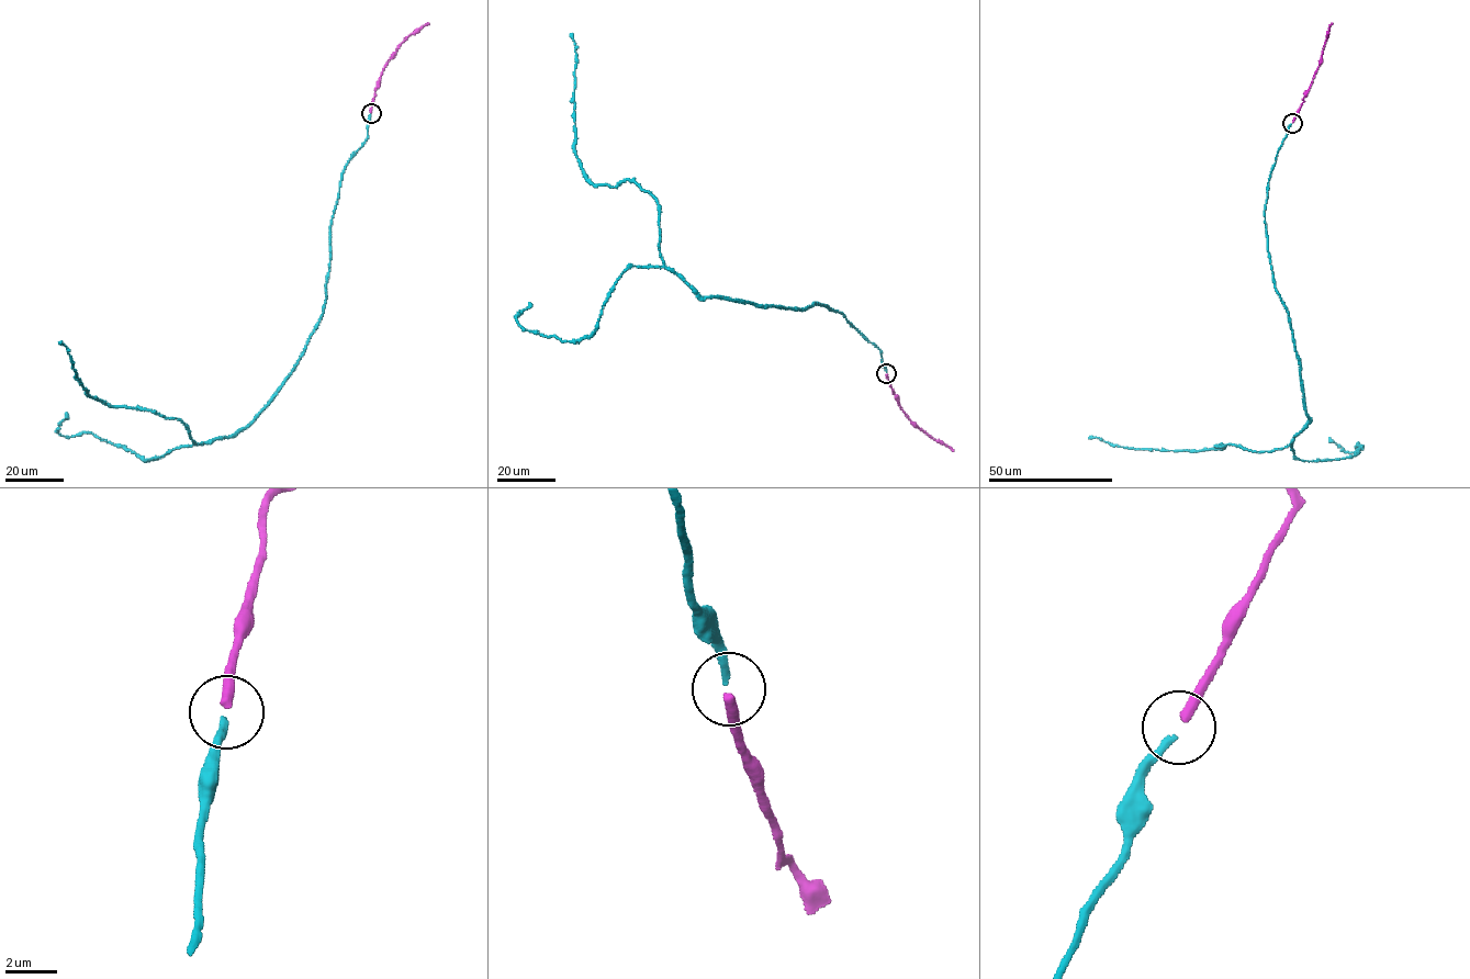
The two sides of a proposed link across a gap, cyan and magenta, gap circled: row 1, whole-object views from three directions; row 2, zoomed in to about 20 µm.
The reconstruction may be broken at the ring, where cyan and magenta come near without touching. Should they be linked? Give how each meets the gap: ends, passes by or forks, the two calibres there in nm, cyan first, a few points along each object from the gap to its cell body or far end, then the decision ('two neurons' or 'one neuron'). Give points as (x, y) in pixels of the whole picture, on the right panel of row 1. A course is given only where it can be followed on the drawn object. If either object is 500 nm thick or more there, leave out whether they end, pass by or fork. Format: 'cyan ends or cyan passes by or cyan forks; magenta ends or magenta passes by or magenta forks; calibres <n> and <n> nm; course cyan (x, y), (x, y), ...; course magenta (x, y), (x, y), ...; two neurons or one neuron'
cyan ends; magenta ends; calibres 280 and 400 nm; course cyan (1291, 123), (1268, 181), (1266, 231), (1309, 419), (1290, 445), (1269, 451), (1229, 445), (1132, 449), (1088, 438); course magenta (1292, 122), (1322, 57), (1332, 23); one neuron

